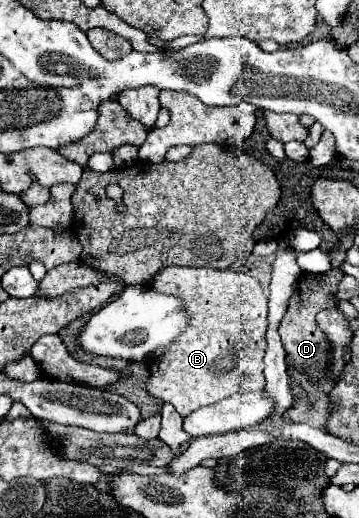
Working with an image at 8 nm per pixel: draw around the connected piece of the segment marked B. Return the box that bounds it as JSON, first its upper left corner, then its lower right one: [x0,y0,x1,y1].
[147,267,267,417]

